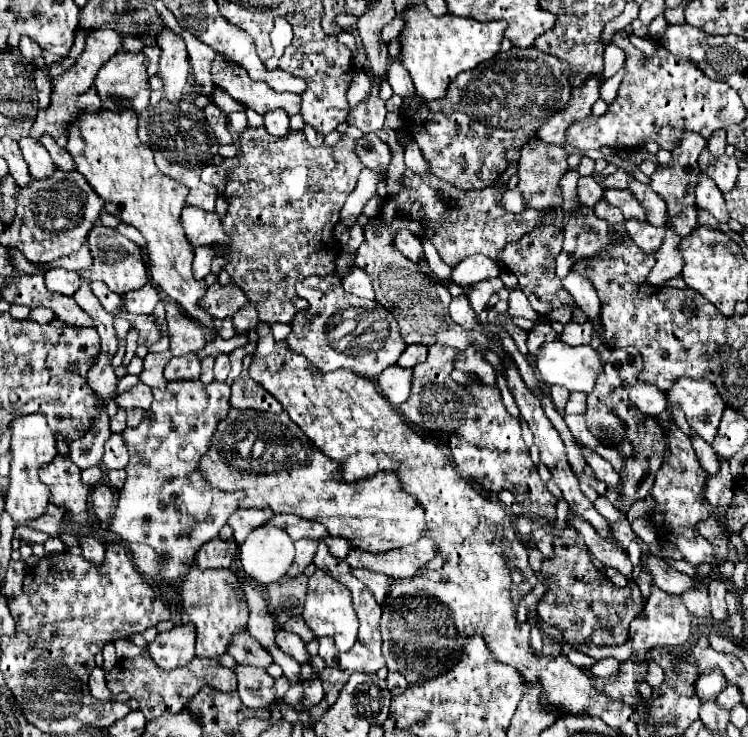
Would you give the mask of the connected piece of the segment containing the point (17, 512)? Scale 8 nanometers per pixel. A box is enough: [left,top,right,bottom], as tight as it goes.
[5,413,57,525]

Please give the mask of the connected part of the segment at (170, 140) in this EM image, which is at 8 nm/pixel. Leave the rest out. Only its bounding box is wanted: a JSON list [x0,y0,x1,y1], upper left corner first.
[137,99,219,211]

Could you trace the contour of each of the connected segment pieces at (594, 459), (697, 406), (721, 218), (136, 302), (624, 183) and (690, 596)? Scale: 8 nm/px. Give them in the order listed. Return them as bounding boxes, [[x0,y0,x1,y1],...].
[[581,447,619,485],[667,377,727,445],[695,175,729,223],[123,283,159,315],[603,171,633,189],[683,581,711,617]]

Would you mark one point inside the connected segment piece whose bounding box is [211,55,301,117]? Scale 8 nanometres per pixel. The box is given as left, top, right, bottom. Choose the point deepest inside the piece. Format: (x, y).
(257, 95)

